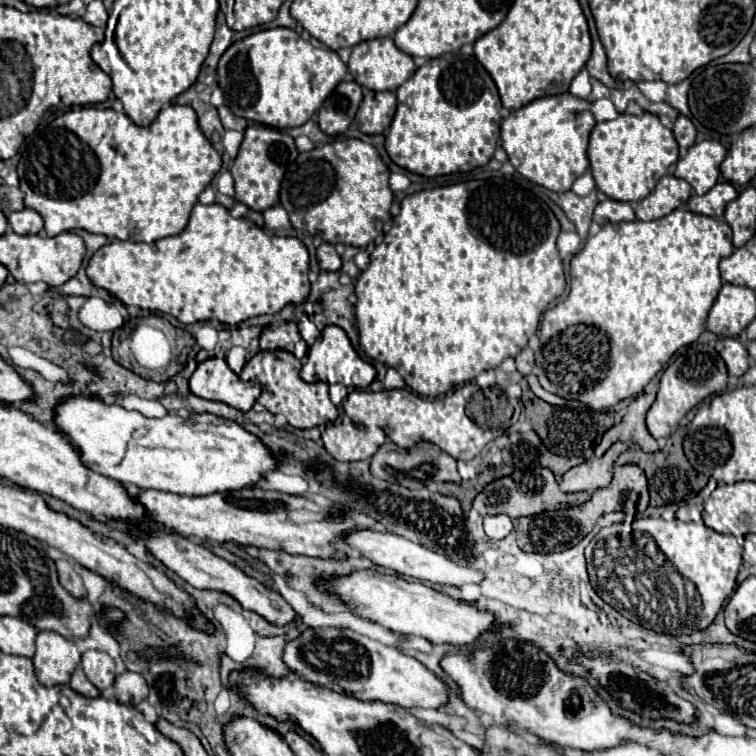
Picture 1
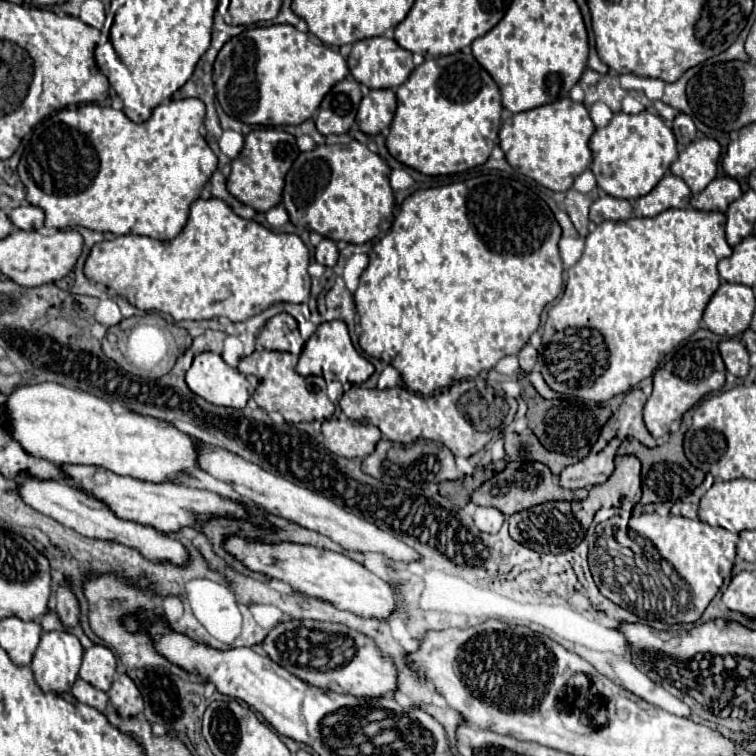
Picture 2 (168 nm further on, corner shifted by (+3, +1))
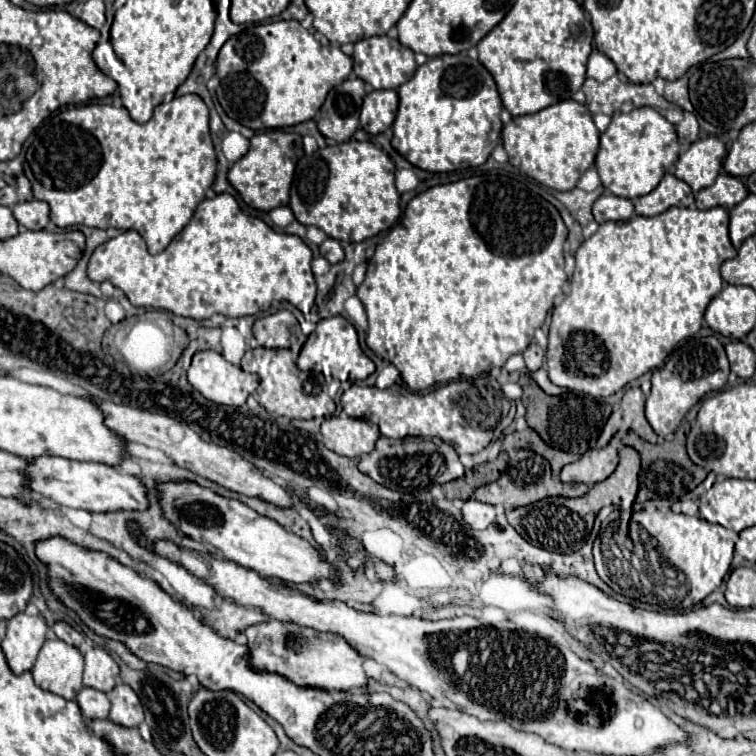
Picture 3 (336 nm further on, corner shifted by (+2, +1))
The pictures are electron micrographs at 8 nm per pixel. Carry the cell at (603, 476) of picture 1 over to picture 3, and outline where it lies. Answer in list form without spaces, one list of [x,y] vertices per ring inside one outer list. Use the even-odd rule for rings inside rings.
[[[613,438],[605,448],[587,450],[577,462],[563,466],[561,482],[583,482],[587,486],[603,482],[617,468],[619,444],[621,444],[619,438]]]

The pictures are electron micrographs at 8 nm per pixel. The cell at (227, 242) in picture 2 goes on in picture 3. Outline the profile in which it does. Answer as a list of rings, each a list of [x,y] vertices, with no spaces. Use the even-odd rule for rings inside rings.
[[[217,194],[211,200],[203,200],[191,222],[171,240],[171,244],[151,256],[147,252],[145,240],[135,232],[127,230],[105,244],[97,246],[89,260],[89,278],[93,282],[109,280],[113,286],[121,288],[133,306],[169,310],[175,316],[187,316],[193,320],[205,320],[213,314],[223,314],[227,318],[239,316],[259,316],[263,314],[275,298],[287,300],[307,314],[315,302],[315,278],[311,270],[313,254],[311,248],[295,234],[281,234],[269,228],[261,218],[245,216],[231,194]]]

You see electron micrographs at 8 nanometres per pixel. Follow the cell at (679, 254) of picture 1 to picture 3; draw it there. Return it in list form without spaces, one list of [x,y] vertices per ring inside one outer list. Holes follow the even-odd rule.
[[[715,206],[711,210],[669,208],[663,214],[657,214],[653,218],[633,216],[625,222],[603,222],[599,226],[599,230],[591,238],[583,240],[583,244],[577,248],[577,252],[575,252],[575,272],[573,272],[573,280],[571,280],[571,286],[569,286],[569,294],[553,310],[551,330],[549,330],[549,350],[547,350],[547,364],[549,364],[551,382],[557,384],[557,386],[563,386],[563,388],[569,388],[569,390],[591,394],[593,398],[605,398],[605,396],[619,392],[627,382],[639,378],[641,374],[663,366],[663,360],[667,358],[667,354],[675,346],[699,332],[707,304],[723,288],[723,278],[719,274],[719,268],[725,260],[735,258],[735,254],[737,254],[737,250],[733,248],[733,244],[729,240],[729,210],[721,208],[721,206]]]

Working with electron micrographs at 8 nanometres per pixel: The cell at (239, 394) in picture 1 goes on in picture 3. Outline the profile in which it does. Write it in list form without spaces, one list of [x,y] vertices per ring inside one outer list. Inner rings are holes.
[[[203,350],[193,356],[187,370],[187,380],[215,404],[241,406],[249,396],[247,374],[215,350]]]

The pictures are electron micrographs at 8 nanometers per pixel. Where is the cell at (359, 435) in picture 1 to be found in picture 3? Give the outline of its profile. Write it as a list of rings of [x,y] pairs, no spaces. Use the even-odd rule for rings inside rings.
[[[345,412],[331,416],[323,421],[321,426],[323,444],[341,454],[341,456],[361,456],[373,450],[379,434],[379,428],[362,418],[349,418]]]

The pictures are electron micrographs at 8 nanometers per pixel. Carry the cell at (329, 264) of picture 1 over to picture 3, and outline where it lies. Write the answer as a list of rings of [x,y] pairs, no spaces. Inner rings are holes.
[[[327,238],[319,246],[319,250],[321,250],[321,256],[325,256],[331,264],[337,264],[337,262],[343,260],[343,248],[341,248],[341,244],[335,238]]]

